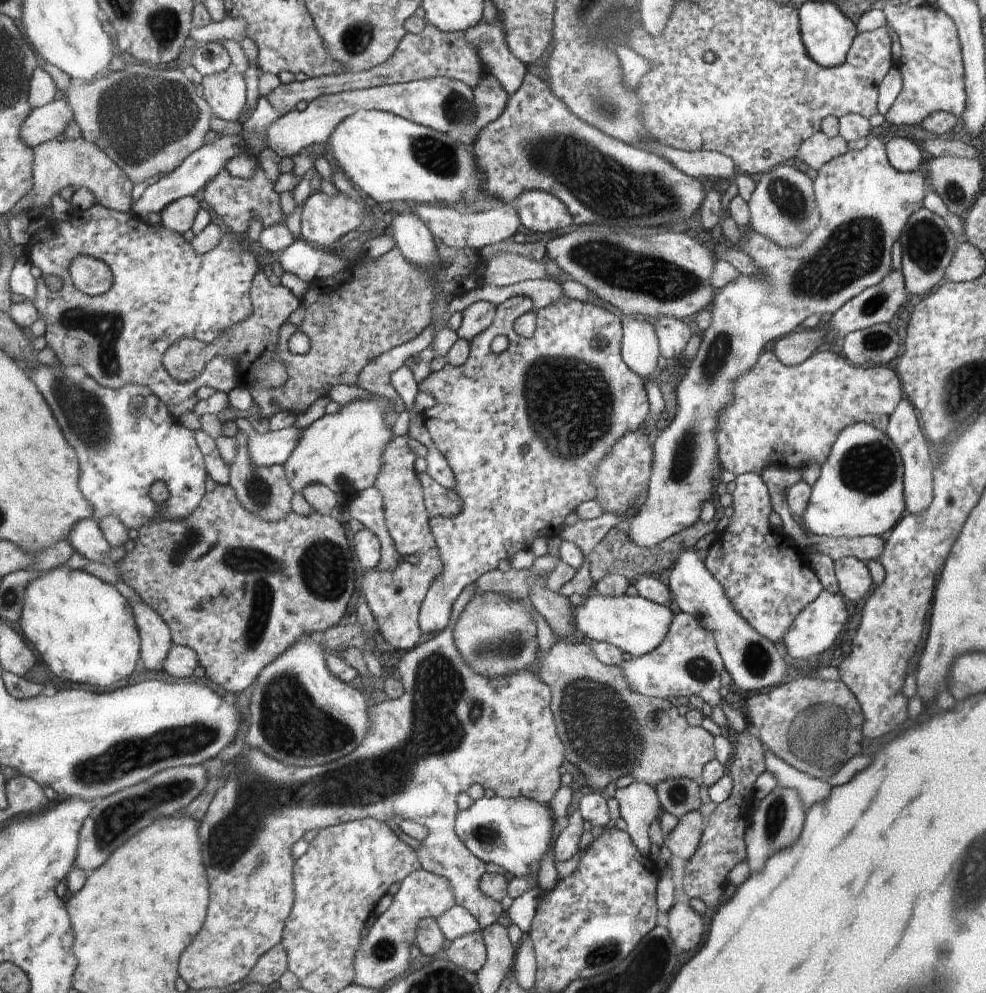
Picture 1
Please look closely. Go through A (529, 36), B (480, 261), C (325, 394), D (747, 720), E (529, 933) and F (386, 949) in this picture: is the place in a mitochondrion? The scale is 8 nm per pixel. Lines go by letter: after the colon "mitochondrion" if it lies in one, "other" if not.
A: other
B: other
C: other
D: other
E: other
F: mitochondrion

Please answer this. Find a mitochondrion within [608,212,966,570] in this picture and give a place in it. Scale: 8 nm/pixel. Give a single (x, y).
(859, 243)

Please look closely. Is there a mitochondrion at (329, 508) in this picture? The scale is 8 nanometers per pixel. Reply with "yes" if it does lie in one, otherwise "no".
no

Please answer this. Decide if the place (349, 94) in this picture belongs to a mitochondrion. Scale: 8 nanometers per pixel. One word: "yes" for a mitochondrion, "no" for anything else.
no

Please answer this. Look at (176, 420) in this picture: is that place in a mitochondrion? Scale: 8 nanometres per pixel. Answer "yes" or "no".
no

